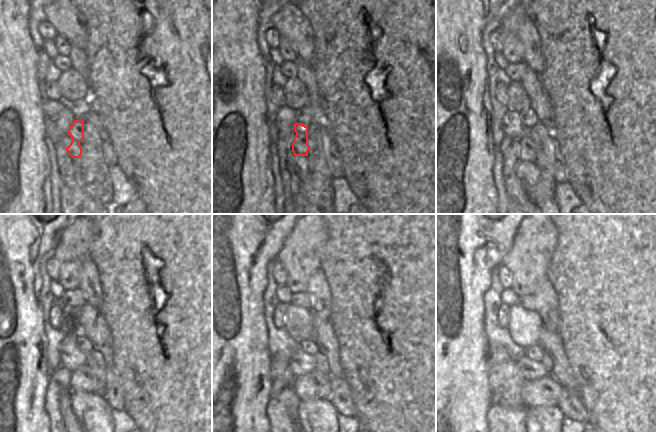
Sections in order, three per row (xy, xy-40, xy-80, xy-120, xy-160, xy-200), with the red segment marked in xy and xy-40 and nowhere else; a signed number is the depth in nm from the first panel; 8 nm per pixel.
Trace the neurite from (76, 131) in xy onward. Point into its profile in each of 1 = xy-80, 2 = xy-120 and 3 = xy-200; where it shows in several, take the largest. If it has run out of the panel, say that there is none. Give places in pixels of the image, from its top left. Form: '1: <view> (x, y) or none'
1: xy-80 (527, 153)
2: xy-120 (83, 379)
3: xy-200 (545, 391)

